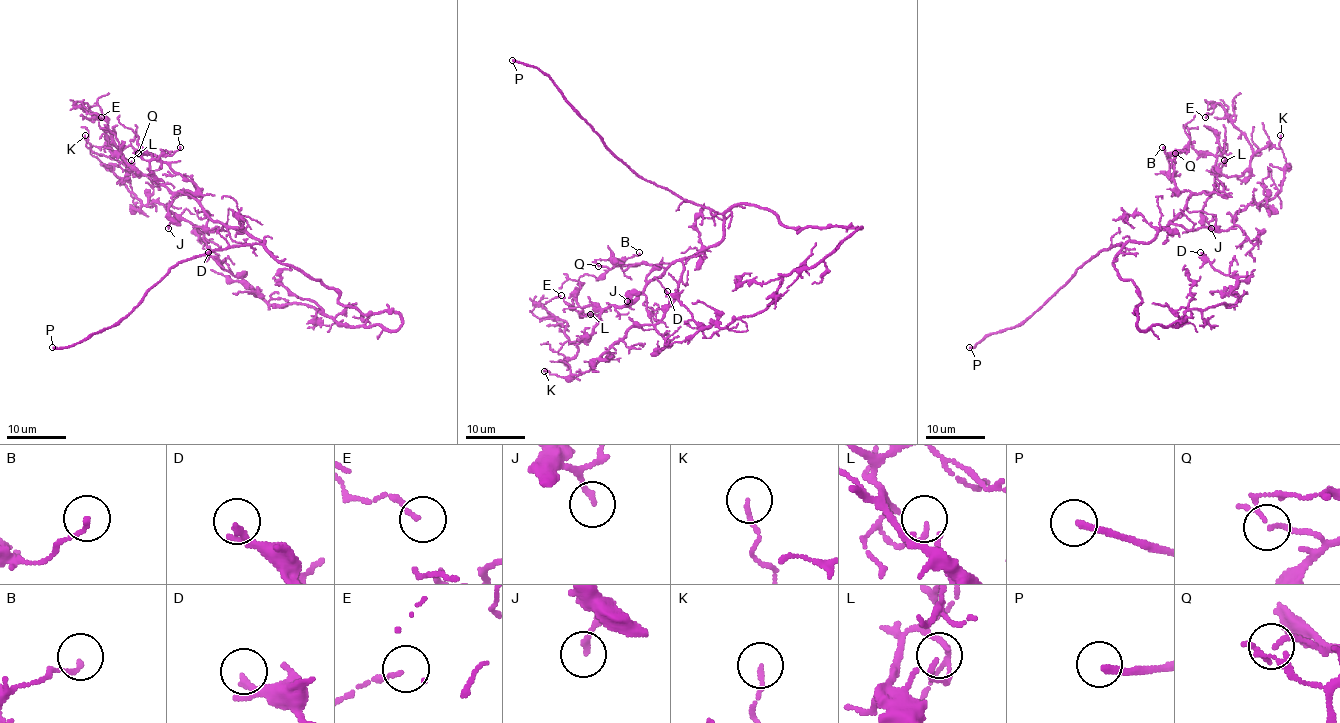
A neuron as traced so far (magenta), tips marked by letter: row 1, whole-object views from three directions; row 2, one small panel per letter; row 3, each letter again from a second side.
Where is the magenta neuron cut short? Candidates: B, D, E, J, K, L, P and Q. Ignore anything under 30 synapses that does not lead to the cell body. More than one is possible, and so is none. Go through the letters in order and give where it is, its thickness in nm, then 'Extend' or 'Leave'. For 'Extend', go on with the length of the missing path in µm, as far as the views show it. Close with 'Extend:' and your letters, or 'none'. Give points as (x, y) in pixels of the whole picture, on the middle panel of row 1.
B: Place: (639, 252). Thickness 140 nm. Leave
D: Place: (667, 291). Thickness 160 nm. Leave
E: Place: (561, 295). Thickness 120 nm. Leave
J: Place: (627, 301). Thickness 170 nm. Leave
K: Place: (544, 371). Thickness 130 nm. Leave
L: Place: (590, 314). Thickness 140 nm. Leave
P: Place: (512, 60). Thickness 220 nm. Extend. Missing length about 15 µm
Q: Place: (598, 266). Thickness 110 nm. Leave
Extend: P

